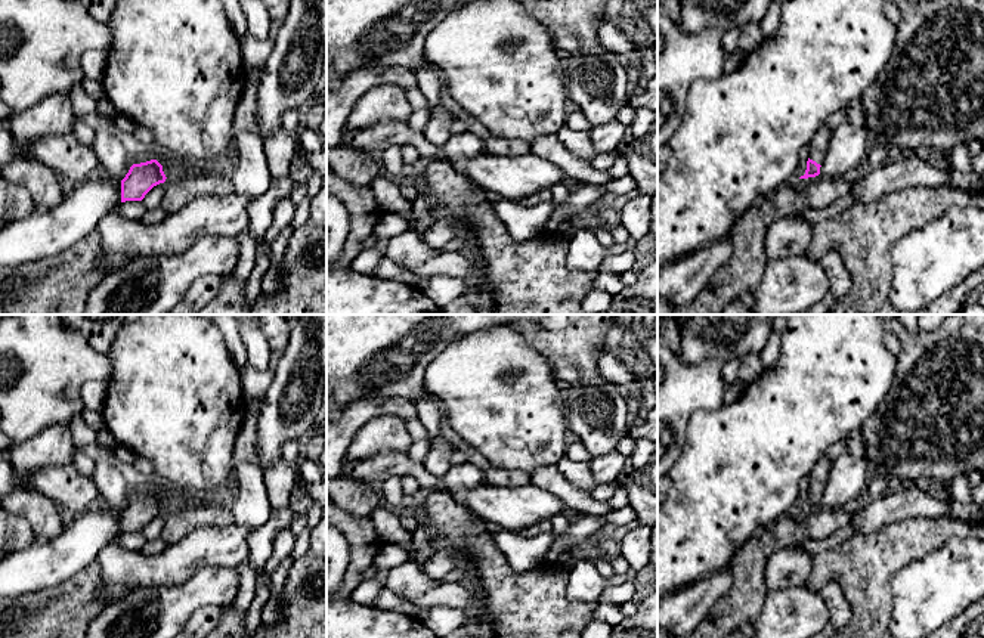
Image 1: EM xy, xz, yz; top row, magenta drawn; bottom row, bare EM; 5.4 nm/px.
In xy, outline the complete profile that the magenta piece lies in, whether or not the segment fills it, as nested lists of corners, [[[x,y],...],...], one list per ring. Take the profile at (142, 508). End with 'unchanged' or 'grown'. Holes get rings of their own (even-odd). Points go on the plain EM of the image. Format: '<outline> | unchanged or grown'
[[[157,490],[133,495],[121,511],[121,533],[142,532],[157,515],[165,512],[163,496]]] | unchanged

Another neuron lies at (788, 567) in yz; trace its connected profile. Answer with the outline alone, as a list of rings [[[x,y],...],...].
[[[798,545],[777,549],[767,563],[767,591],[774,592],[807,585],[813,566],[813,555]]]

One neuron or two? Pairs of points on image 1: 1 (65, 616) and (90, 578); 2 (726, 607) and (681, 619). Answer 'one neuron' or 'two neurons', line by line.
1: one neuron
2: two neurons

